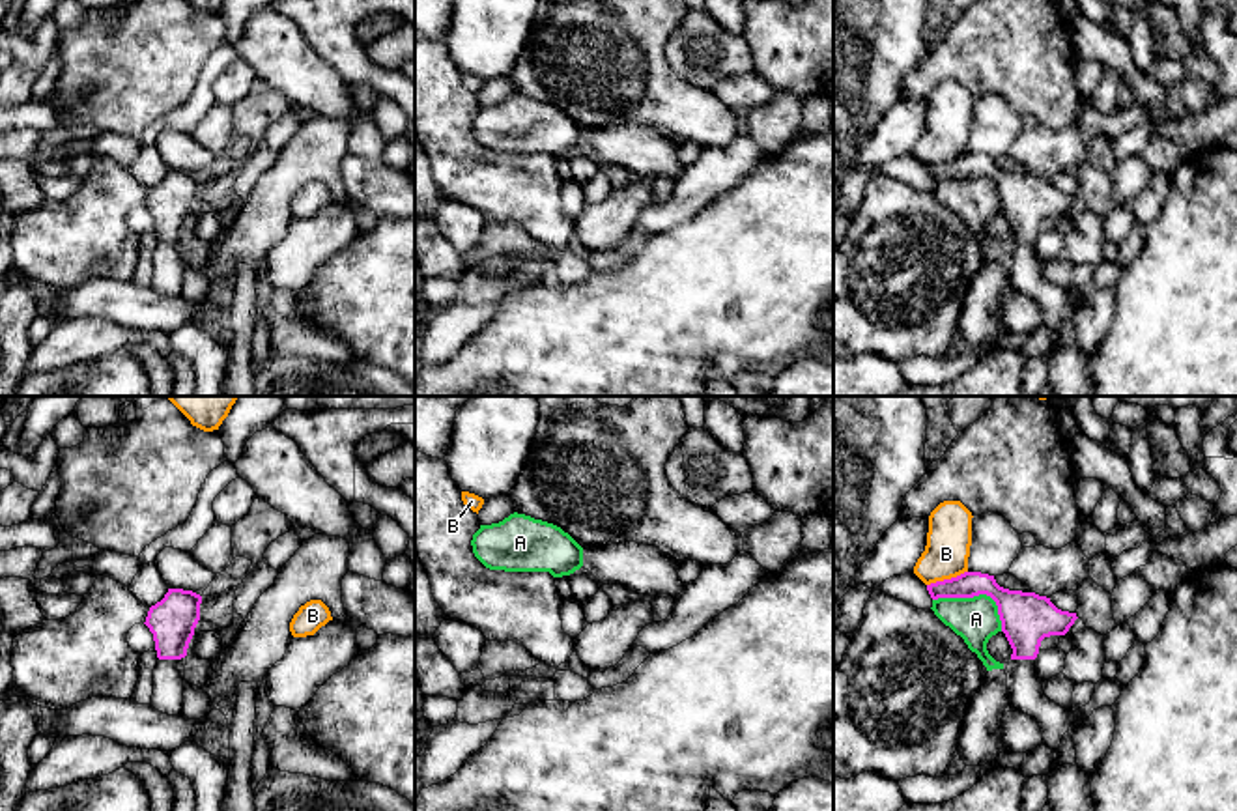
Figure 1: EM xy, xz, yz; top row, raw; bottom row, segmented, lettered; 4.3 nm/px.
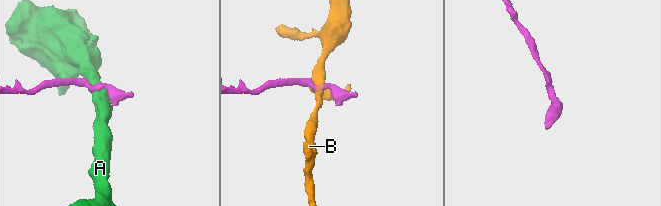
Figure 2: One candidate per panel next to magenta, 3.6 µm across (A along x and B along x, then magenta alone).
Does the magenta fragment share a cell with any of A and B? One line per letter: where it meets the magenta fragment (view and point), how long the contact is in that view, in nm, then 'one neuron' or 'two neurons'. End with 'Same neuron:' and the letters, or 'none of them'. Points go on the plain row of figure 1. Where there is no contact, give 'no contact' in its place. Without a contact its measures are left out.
A: contact yz (978, 176); length 340 nm; two neurons
B: contact yz (946, 161); length 190 nm; two neurons
Same neuron: none of them

